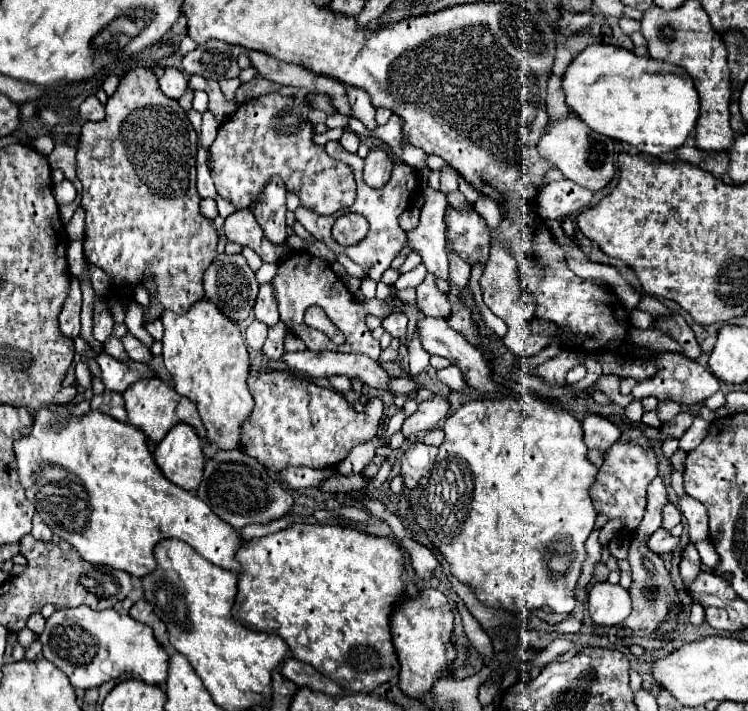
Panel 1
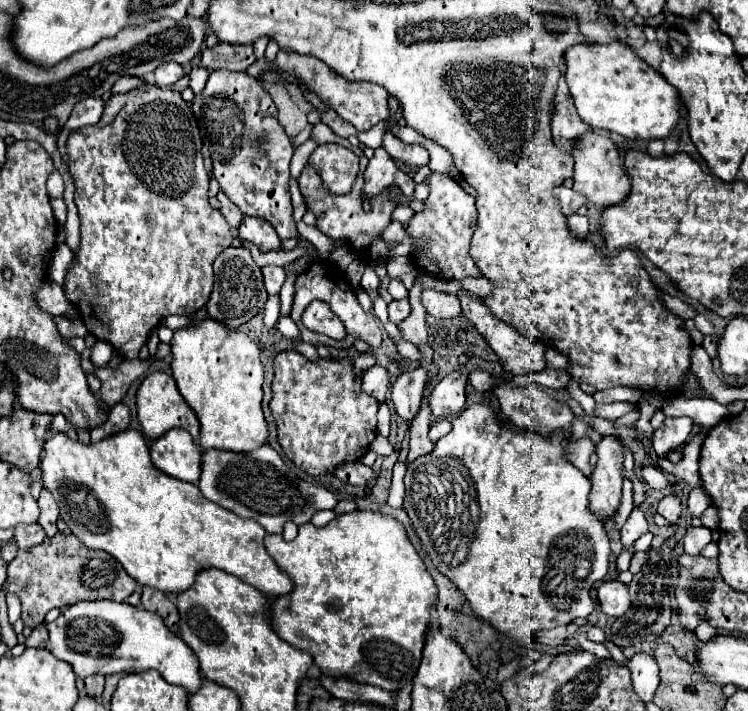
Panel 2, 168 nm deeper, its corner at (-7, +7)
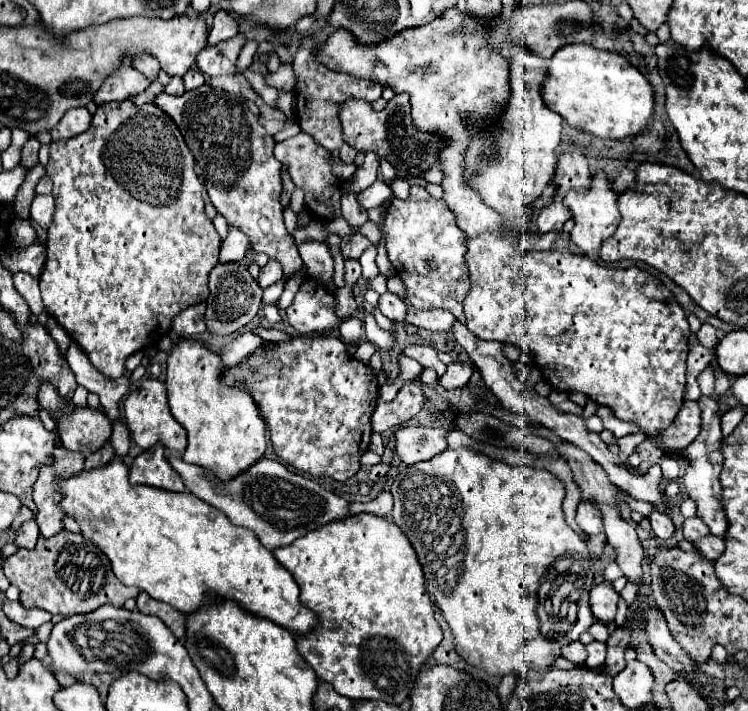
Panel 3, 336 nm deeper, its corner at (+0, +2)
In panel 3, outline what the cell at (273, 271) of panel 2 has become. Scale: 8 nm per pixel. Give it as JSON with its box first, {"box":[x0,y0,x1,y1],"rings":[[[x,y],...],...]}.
{"box":[258,259,282,289],"rings":[[[270,259],[270,261],[260,269],[258,283],[260,283],[260,287],[262,287],[262,289],[266,289],[266,287],[270,287],[270,285],[278,283],[278,281],[280,281],[280,277],[282,277],[282,269],[280,269],[280,265],[276,265],[276,261],[272,261],[272,259]]]}

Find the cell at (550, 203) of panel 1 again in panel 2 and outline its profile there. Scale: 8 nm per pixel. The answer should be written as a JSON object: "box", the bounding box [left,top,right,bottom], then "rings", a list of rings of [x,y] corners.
{"box":[553,186,587,216],"rings":[[[559,186],[553,190],[555,198],[559,200],[559,206],[563,210],[565,216],[571,216],[573,212],[577,212],[583,204],[587,204],[587,198],[577,194],[573,188],[565,188],[565,186]]]}

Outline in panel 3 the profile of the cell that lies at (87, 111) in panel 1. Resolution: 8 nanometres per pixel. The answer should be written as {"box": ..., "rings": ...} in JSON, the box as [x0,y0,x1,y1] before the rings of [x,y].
{"box":[52,107,92,141],"rings":[[[86,107],[68,109],[68,113],[60,119],[56,129],[52,129],[52,139],[60,141],[60,139],[70,139],[78,133],[84,133],[90,127],[90,119],[92,115]]]}

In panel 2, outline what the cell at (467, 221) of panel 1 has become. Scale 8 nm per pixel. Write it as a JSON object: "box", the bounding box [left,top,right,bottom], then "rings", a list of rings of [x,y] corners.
{"box":[403,172,481,280],"rings":[[[431,172],[425,182],[429,184],[429,198],[425,200],[425,208],[413,214],[407,224],[403,224],[405,232],[417,240],[423,240],[425,246],[421,250],[417,248],[409,258],[415,262],[419,272],[435,274],[447,280],[463,280],[467,276],[479,278],[481,272],[469,256],[469,244],[477,220],[475,198],[445,174]]]}

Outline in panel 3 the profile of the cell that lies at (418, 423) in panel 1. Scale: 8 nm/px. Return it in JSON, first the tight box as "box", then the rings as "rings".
{"box":[438,363,472,389],"rings":[[[454,363],[454,365],[448,365],[446,373],[438,379],[438,385],[444,389],[458,389],[458,387],[464,387],[468,383],[470,375],[472,375],[470,365]]]}

